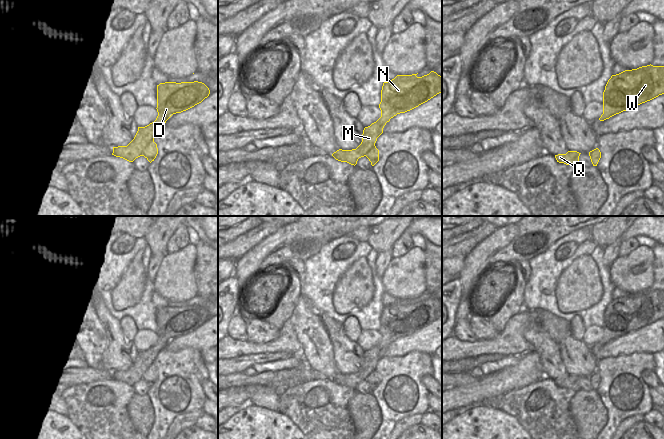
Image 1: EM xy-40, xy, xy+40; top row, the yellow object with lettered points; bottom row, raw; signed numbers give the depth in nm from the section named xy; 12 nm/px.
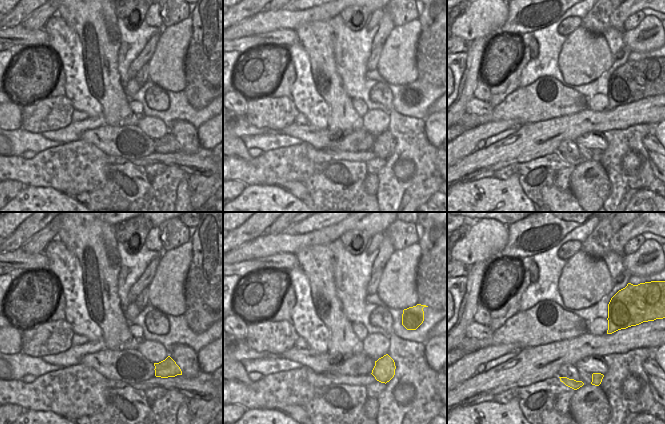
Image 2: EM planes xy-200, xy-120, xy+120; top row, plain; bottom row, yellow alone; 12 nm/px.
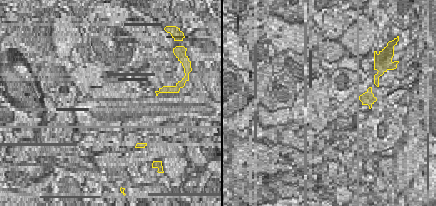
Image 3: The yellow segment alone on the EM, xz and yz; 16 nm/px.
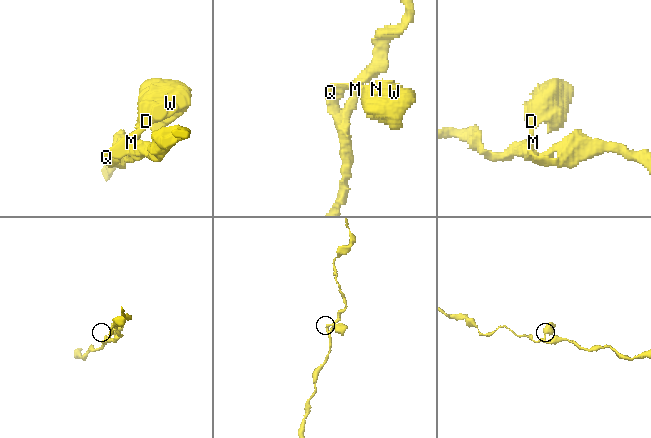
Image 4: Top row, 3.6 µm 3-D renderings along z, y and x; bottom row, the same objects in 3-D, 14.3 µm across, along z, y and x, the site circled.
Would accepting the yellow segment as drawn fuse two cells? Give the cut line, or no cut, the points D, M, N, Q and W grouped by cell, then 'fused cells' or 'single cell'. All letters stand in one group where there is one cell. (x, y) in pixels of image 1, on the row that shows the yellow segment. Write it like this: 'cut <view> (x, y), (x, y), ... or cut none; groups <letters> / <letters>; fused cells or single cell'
cut none; groups D M N Q W; single cell

